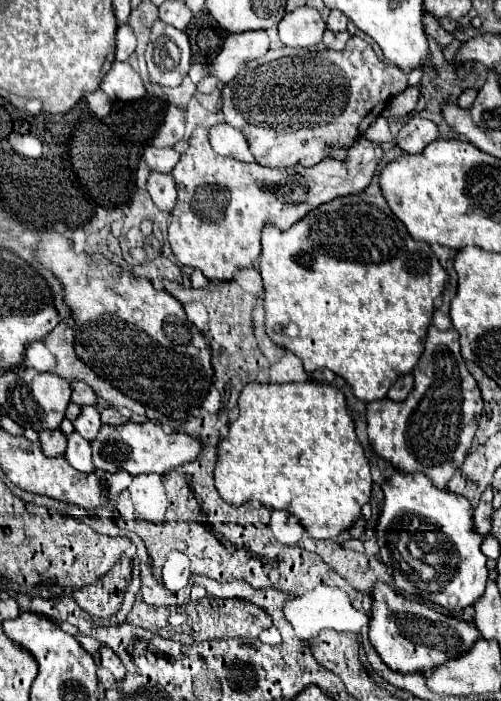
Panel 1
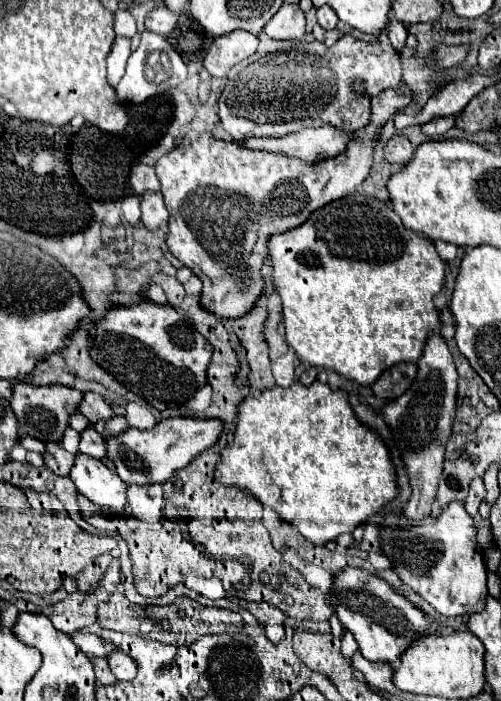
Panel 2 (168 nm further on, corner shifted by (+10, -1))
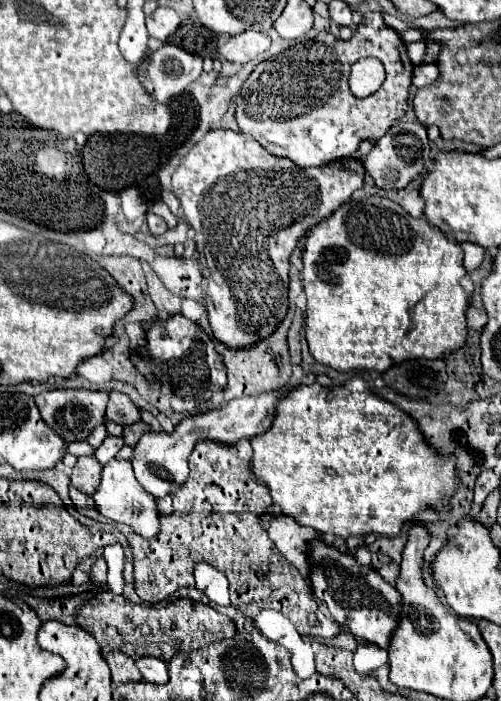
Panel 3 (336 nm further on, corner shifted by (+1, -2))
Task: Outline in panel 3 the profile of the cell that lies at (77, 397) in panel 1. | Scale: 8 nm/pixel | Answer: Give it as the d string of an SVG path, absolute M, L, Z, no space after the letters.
M111 392L109 404L107 404L107 420L129 426L141 420L141 410L131 402L127 394Z

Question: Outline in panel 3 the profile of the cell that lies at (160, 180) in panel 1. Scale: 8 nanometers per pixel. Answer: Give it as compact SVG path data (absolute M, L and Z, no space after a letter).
M147 212L147 224L149 224L149 232L151 232L153 236L161 236L161 234L167 232L165 220L159 218L159 216L155 216L153 212Z

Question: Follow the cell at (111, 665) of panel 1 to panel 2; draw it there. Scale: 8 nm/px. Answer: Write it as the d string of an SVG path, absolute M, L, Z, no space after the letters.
M112 651L106 659L110 665L110 671L116 675L118 681L130 681L136 677L136 663L122 651Z

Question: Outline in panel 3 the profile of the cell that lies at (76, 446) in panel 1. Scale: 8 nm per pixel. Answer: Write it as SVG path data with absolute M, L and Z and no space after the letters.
M111 460L109 464L103 466L103 476L101 476L101 488L93 494L93 500L97 504L97 510L113 520L131 526L139 536L143 538L153 538L159 532L159 512L157 512L157 502L155 498L137 484L137 478L133 474L131 462L129 460Z

